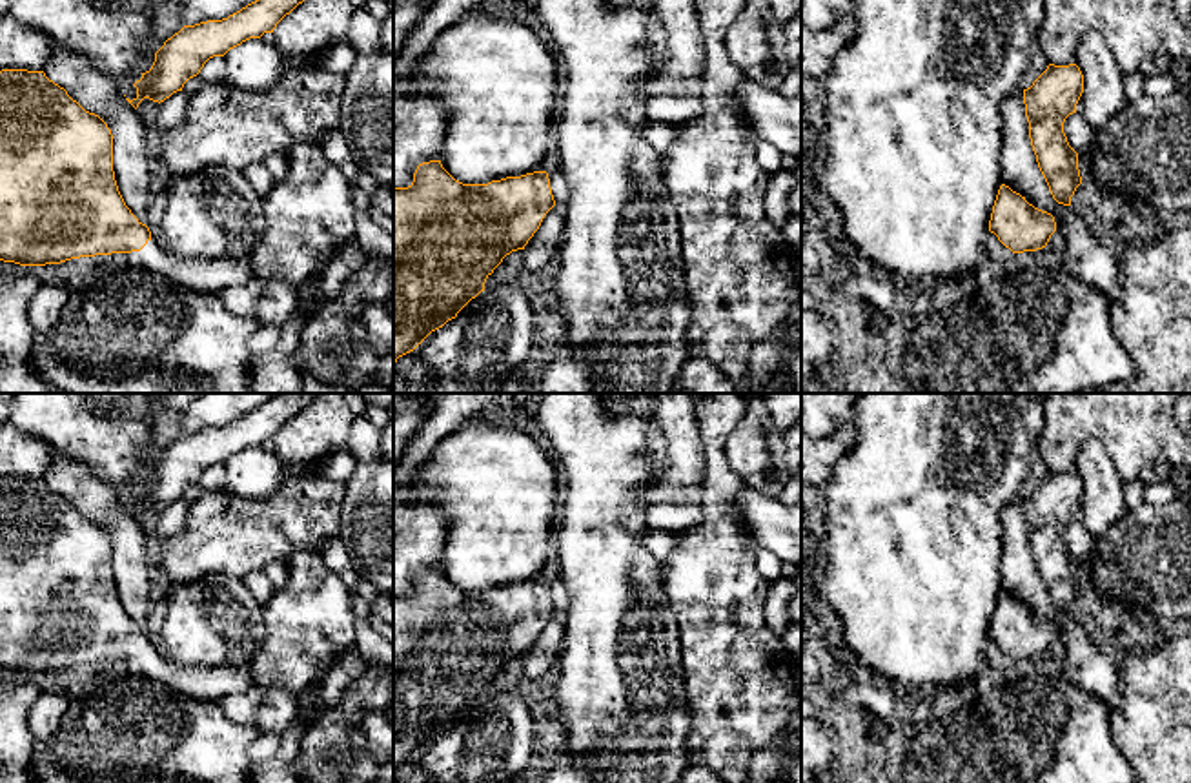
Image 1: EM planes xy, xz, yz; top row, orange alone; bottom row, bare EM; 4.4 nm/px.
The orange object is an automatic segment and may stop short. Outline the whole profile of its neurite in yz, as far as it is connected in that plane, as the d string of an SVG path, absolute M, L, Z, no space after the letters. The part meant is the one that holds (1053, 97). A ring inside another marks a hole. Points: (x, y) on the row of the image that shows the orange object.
M1076 64L1054 66L1023 89L1029 138L1038 168L1058 204L1071 206L1082 184L1078 153L1069 146L1064 122L1076 113L1084 93L1084 75Z

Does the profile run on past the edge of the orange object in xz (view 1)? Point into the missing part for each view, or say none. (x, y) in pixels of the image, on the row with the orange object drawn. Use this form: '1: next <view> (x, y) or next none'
1: next none

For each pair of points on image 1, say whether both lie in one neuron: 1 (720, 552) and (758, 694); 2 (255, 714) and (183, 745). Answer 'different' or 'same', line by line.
1: same
2: different

